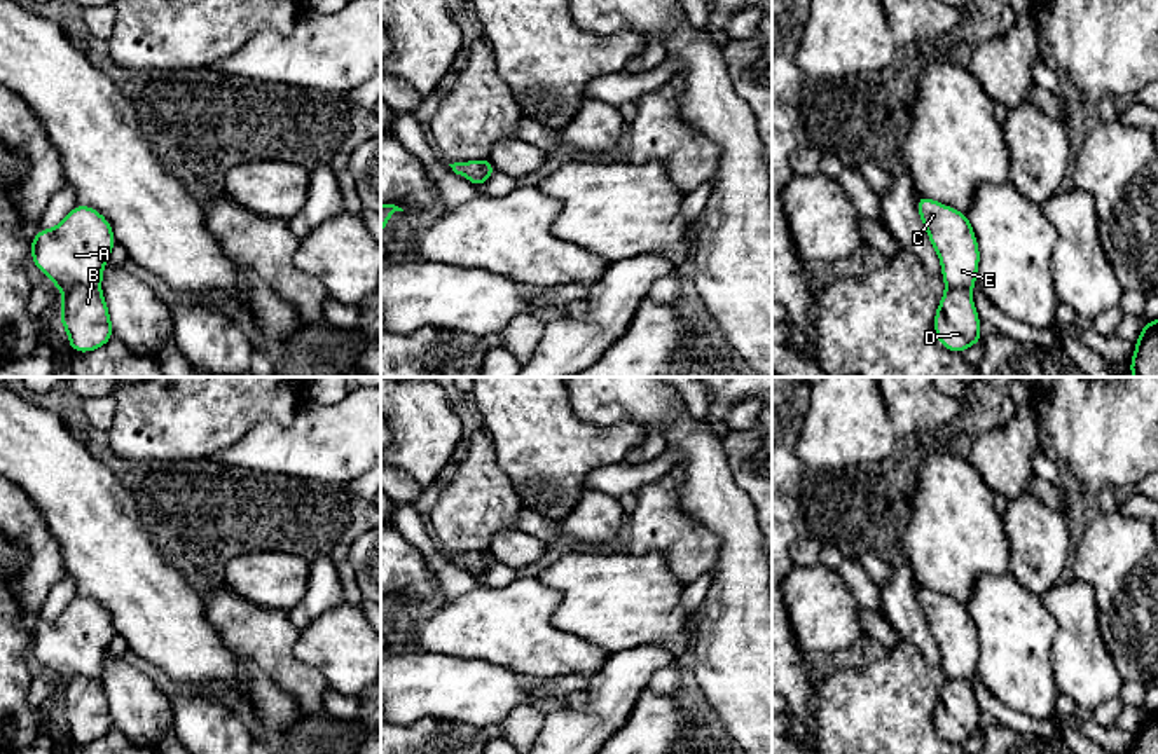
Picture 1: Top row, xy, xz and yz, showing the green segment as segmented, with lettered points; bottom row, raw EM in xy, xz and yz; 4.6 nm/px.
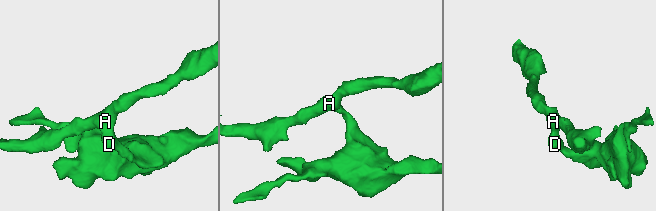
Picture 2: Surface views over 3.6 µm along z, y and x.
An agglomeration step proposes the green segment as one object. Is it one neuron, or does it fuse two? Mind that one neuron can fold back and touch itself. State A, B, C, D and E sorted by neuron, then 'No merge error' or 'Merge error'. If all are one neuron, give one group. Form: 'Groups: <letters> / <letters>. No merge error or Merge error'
Groups: A C E / B D. Merge error

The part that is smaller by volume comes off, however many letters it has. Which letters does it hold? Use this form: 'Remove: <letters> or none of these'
Remove: A, C, E

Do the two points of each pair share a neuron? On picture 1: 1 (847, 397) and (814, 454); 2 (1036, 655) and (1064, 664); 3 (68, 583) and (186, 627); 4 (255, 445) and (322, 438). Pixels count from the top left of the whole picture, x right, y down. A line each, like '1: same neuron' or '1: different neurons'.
1: same neuron
2: different neurons
3: different neurons
4: same neuron

